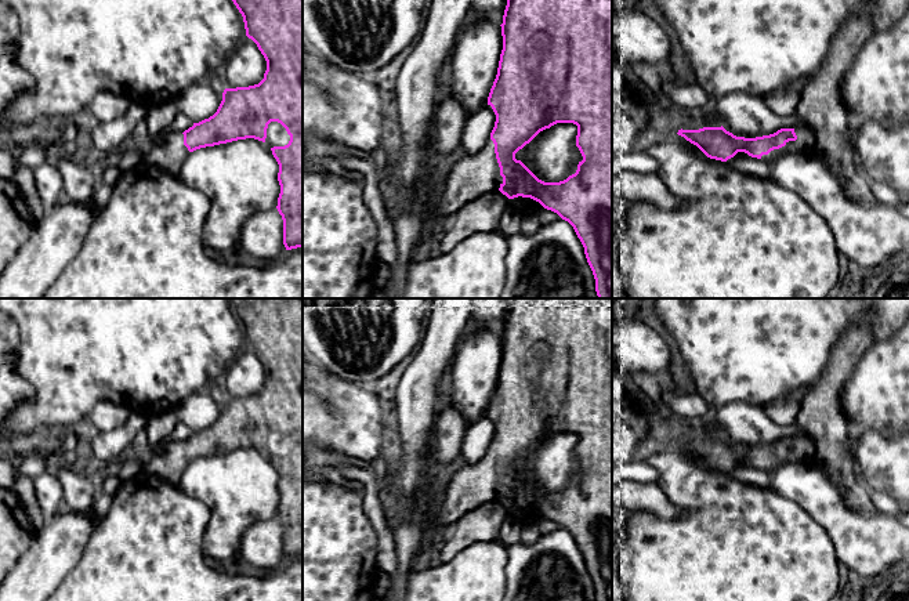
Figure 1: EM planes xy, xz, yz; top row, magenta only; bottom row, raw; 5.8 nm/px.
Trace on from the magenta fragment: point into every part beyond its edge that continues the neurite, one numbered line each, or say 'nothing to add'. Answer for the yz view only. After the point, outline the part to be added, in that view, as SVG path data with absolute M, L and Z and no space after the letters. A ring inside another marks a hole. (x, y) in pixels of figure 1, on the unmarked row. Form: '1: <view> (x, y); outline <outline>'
1: yz (803, 453); outline M794 438L794 442L797 445L796 450L786 452L785 456L779 459L771 460L768 464L763 464L761 470L764 470L768 474L772 474L775 470L778 470L781 466L794 461L812 461L814 460L814 452L811 446L807 443L805 439Z

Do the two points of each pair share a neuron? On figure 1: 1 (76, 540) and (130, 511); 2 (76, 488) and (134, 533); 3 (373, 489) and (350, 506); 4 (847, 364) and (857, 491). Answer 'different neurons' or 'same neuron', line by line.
1: different neurons
2: different neurons
3: different neurons
4: same neuron

